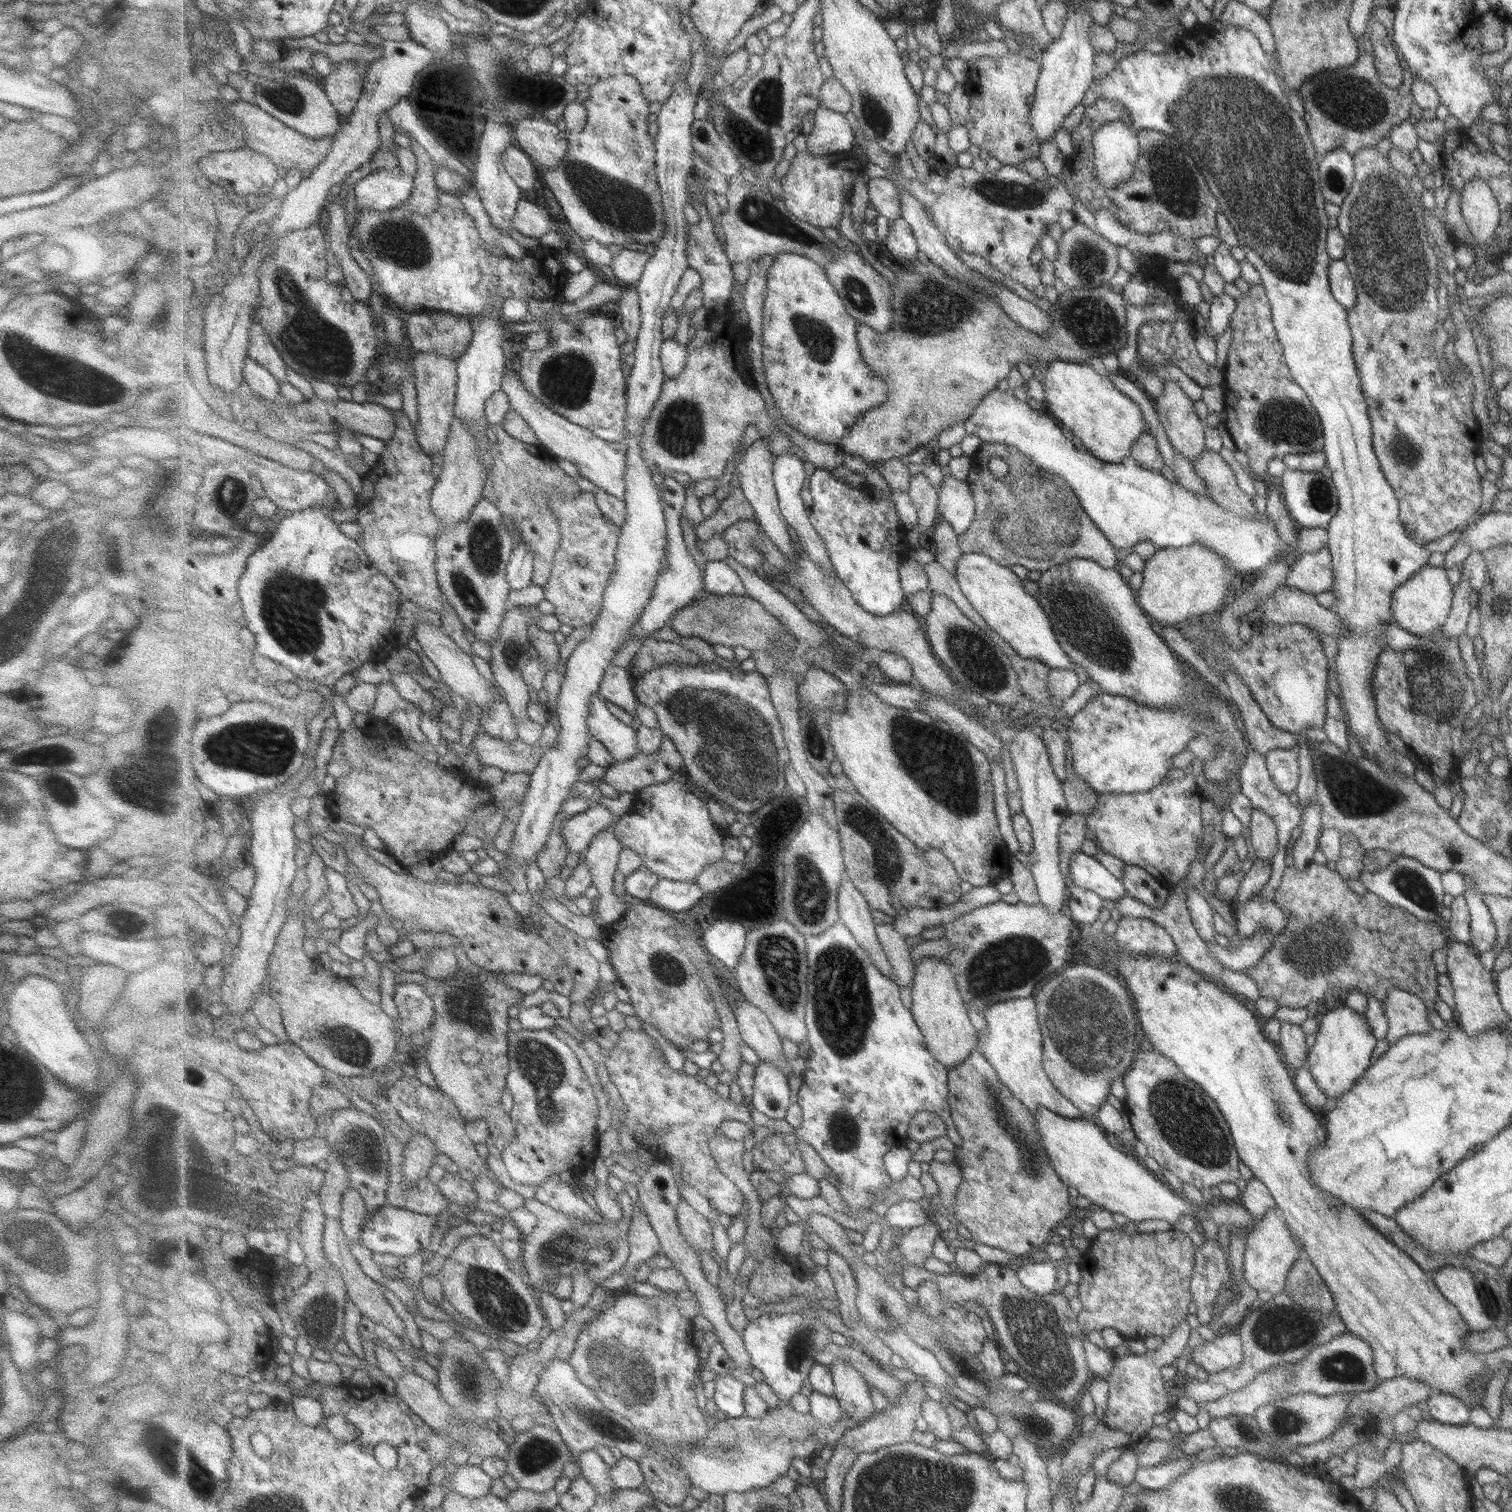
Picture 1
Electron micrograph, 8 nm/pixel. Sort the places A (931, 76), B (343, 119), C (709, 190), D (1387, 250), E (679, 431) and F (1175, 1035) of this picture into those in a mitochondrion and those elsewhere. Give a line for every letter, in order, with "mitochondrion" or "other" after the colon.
A: other
B: other
C: other
D: mitochondrion
E: mitochondrion
F: other

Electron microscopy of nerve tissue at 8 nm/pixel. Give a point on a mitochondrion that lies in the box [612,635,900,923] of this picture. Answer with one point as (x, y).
(732, 739)

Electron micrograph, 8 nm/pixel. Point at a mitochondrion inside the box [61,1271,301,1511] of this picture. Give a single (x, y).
(202, 1479)

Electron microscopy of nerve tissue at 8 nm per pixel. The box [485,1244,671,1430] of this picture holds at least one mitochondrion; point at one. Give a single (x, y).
(628, 1374)

